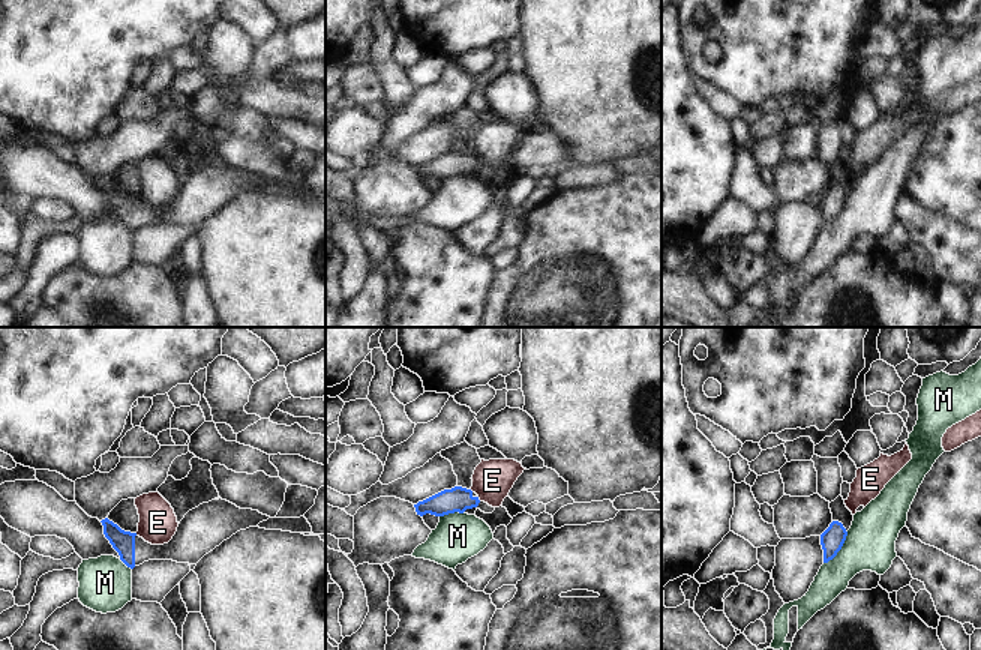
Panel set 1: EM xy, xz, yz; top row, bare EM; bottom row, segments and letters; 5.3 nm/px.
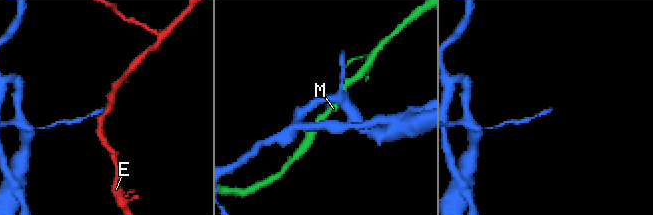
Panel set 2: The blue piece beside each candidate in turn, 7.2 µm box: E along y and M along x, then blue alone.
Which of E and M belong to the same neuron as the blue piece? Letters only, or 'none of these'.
none of these

